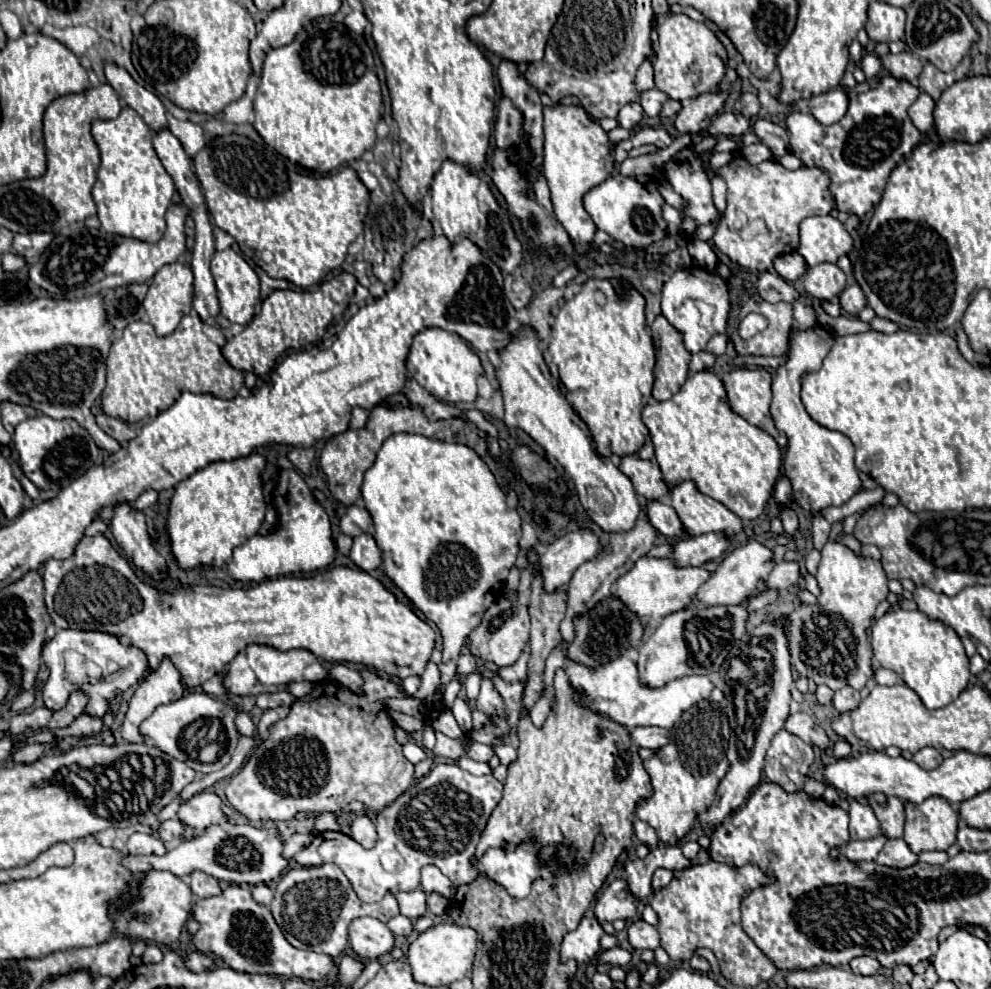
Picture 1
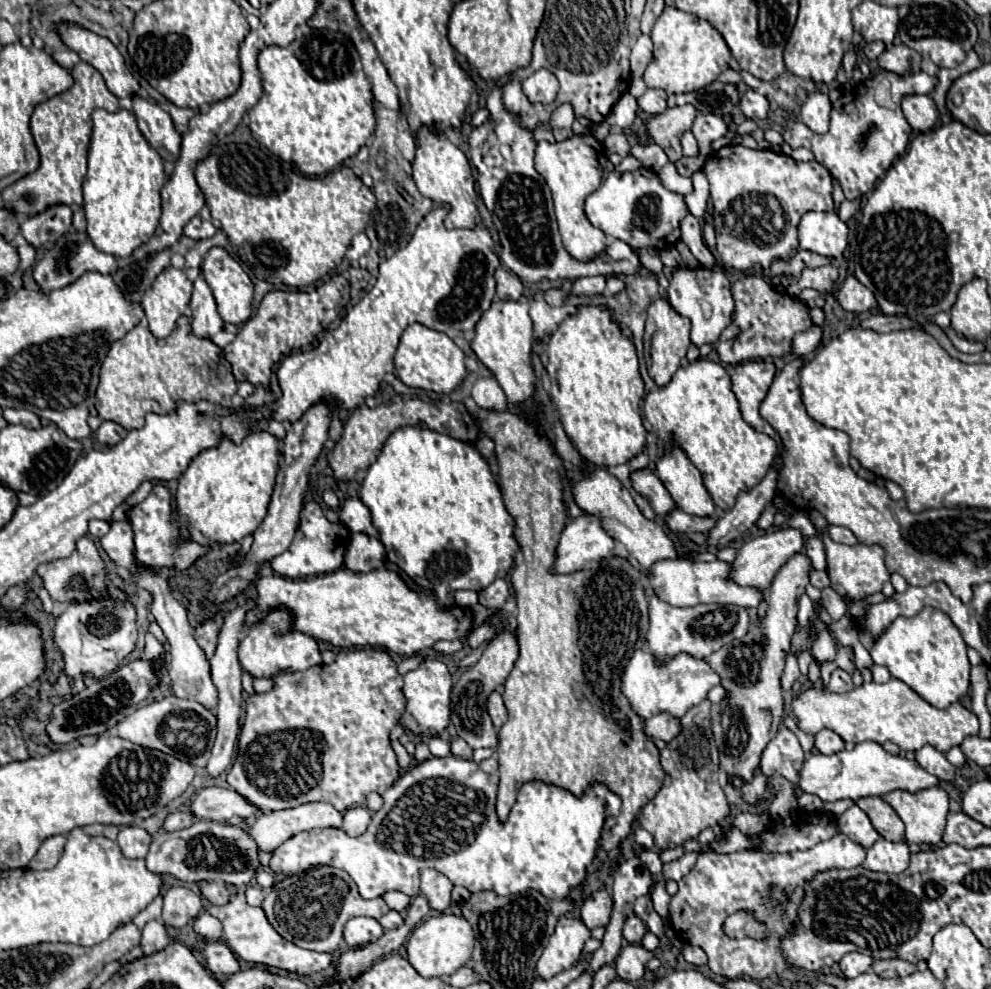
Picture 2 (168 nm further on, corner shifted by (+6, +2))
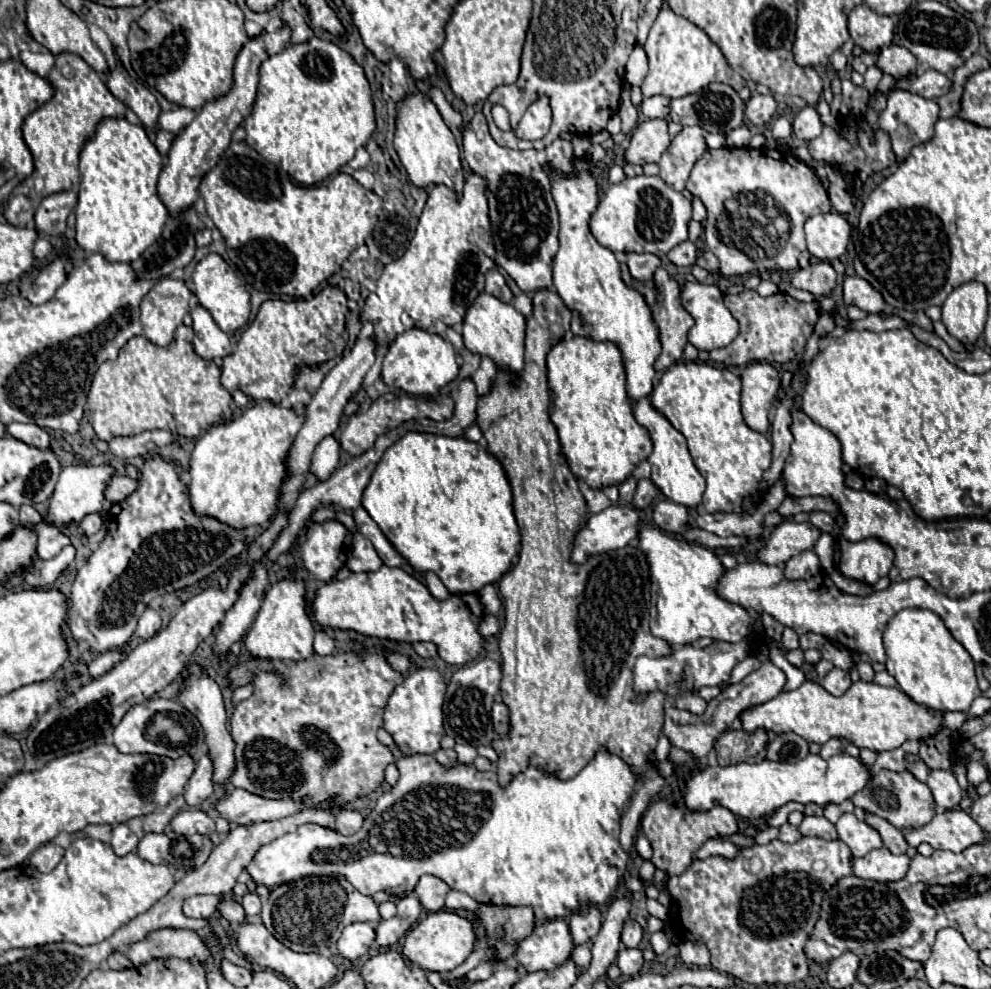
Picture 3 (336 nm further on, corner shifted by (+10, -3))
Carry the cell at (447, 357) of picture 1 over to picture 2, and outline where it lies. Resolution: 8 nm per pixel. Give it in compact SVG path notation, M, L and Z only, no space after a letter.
M411 324L405 328L394 357L395 375L403 384L433 392L453 392L467 376L465 354L461 348L443 332L431 330L423 324Z

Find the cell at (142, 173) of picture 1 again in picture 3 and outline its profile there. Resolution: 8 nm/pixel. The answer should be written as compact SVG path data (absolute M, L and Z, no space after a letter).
M101 119L95 127L93 137L83 145L79 155L79 201L75 207L77 213L77 243L85 251L101 253L109 261L131 263L135 261L155 239L161 235L161 229L167 221L167 209L157 197L157 177L161 173L161 155L155 145L149 141L141 125L133 125L127 119Z

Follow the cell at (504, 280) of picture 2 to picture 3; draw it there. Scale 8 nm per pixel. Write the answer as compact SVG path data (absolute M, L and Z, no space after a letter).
M493 269L493 271L489 271L489 273L485 275L485 293L497 297L497 299L503 301L503 303L511 303L511 301L513 301L513 293L511 293L511 289L507 287L505 277L503 277L497 269Z

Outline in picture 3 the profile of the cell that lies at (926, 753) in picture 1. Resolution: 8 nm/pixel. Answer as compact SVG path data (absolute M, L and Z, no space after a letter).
M943 769L929 771L927 785L933 791L935 803L939 807L953 809L963 799L963 791L961 791L961 787L959 787L959 783L957 783L957 779L953 777L951 771L943 771Z

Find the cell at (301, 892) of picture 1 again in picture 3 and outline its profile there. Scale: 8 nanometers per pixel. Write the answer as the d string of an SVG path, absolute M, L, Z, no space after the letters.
M311 875L305 879L275 887L261 909L261 921L267 927L267 931L285 947L299 953L311 953L323 945L337 943L341 931L347 925L355 921L379 923L381 915L375 901L371 897L361 895L351 885L347 893L347 889L339 883L339 879Z

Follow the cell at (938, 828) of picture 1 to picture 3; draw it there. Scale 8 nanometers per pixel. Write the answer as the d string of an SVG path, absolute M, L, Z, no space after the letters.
M879 771L875 775L875 783L871 783L871 787L865 787L863 791L859 791L859 795L855 795L855 799L851 799L857 807L861 807L867 813L875 813L883 819L887 819L891 825L895 825L897 829L919 829L925 827L927 823L931 823L931 819L935 817L935 799L931 795L931 789L917 781L909 771L903 773L895 773L895 771Z

